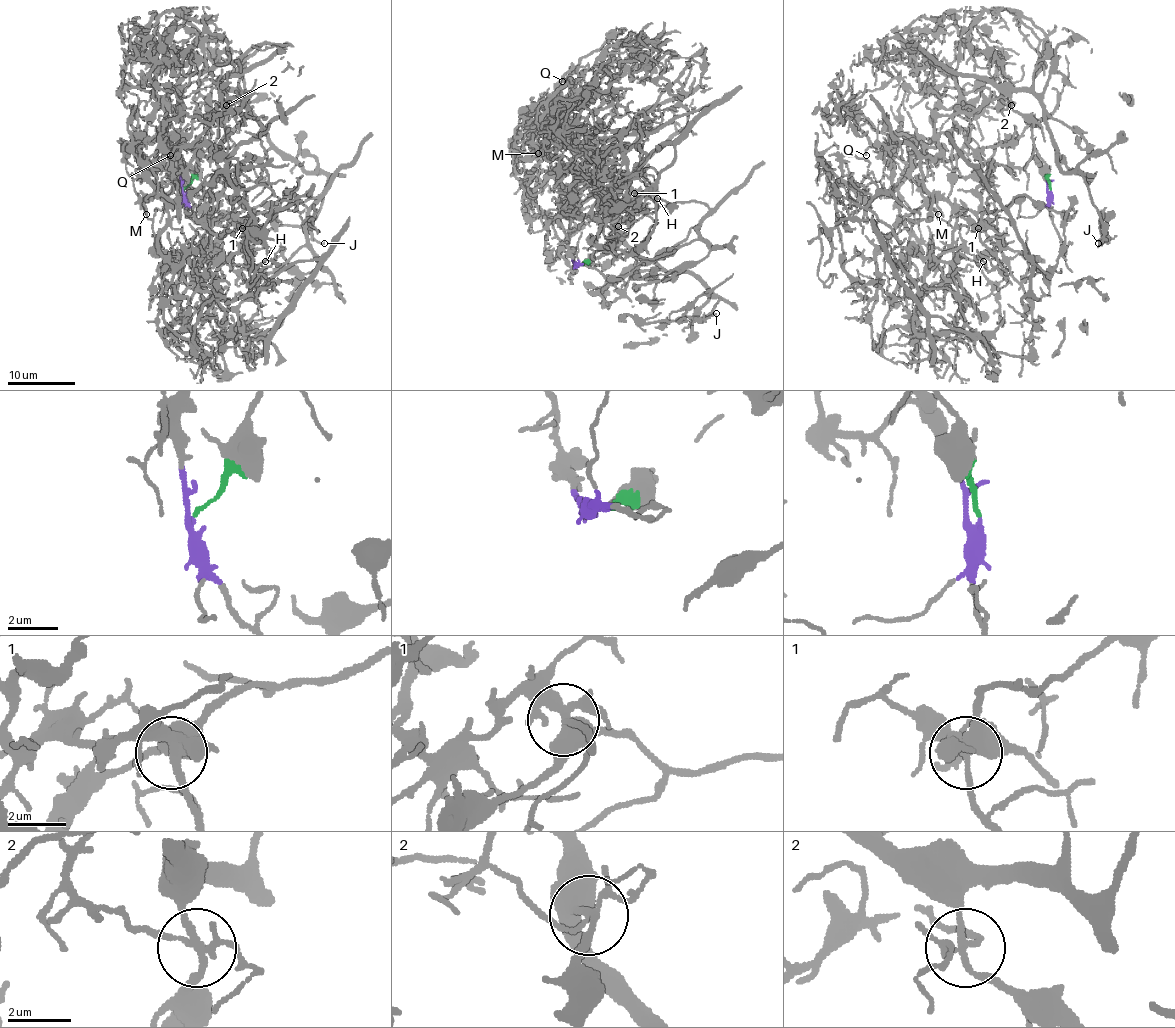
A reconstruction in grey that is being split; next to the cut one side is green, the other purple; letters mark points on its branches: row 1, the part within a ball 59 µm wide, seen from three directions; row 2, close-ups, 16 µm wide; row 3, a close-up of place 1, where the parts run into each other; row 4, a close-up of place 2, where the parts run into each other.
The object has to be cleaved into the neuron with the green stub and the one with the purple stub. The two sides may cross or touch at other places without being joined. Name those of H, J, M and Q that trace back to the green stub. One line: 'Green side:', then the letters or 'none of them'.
Green side: J

